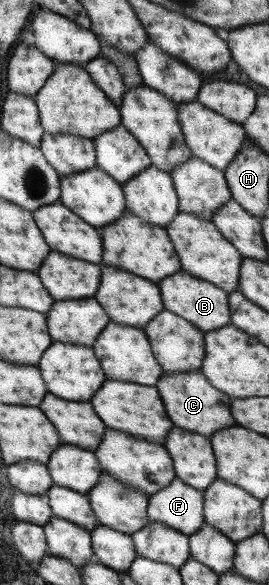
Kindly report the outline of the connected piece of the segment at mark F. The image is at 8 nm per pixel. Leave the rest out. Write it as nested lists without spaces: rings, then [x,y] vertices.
[[[175,478],[166,488],[148,497],[145,513],[149,522],[165,524],[188,537],[204,524],[203,491]]]

